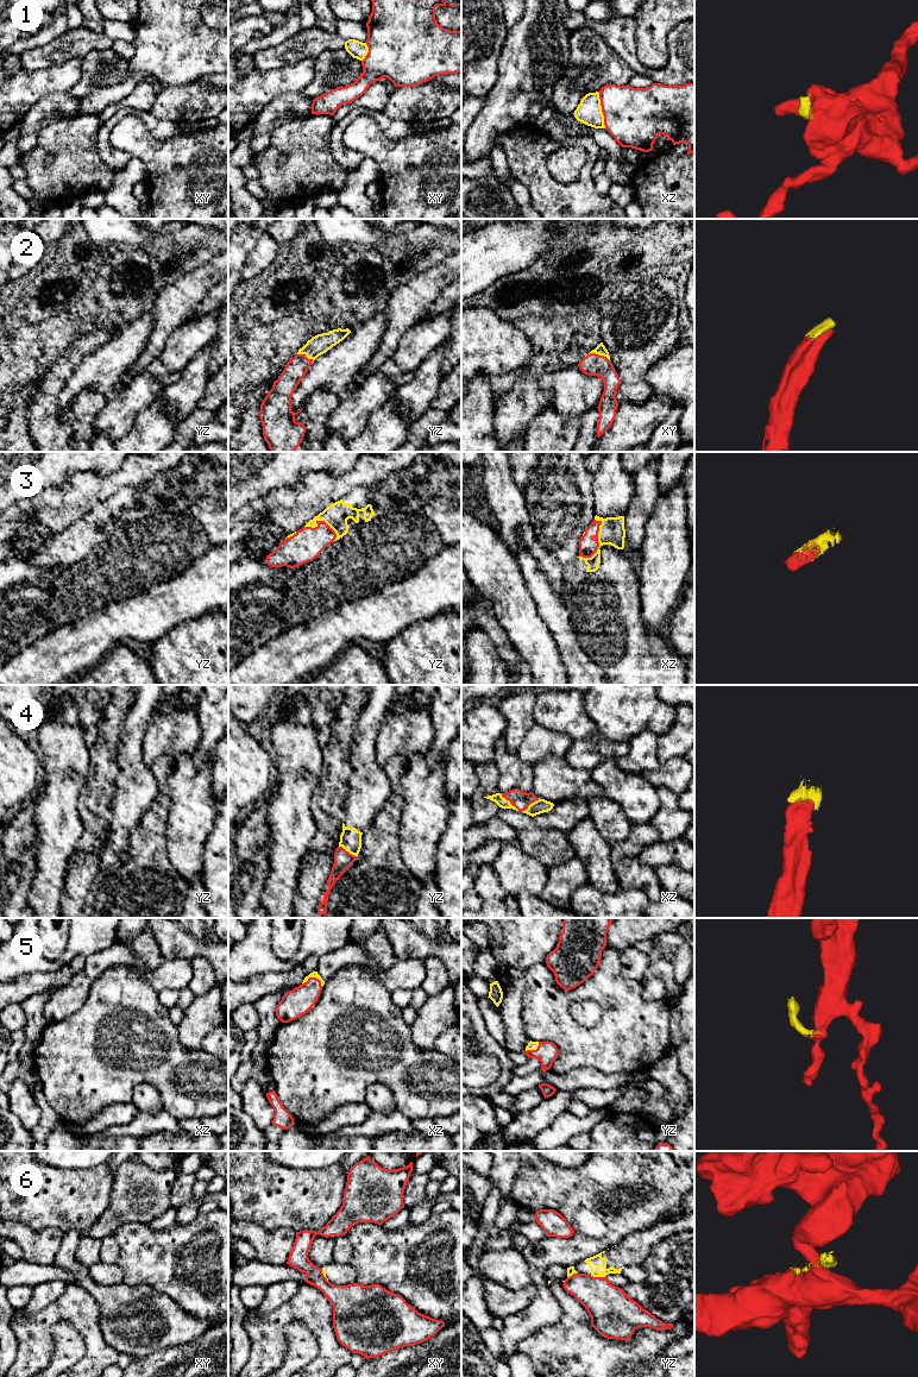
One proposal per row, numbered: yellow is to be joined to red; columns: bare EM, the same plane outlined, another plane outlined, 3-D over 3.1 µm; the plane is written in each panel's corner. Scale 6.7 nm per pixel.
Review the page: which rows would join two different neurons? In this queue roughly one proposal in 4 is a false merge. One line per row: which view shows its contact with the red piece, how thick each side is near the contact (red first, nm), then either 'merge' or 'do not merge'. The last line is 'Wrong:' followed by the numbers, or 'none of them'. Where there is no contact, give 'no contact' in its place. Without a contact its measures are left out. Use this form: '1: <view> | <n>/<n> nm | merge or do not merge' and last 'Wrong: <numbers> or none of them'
1: xz | 400/170 nm | do not merge
2: xy | 150/70 nm | merge
3: xz | 130/180 nm | merge
4: xz | 120/70 nm | merge
5: xz | 190/50 nm | merge
6: yz | 300/90 nm | do not merge
Wrong: 1, 6

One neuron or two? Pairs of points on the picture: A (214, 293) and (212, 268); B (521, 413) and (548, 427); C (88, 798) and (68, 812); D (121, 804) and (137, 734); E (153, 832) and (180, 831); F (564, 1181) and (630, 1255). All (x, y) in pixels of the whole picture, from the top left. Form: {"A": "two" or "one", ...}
{"A": "two", "B": "two", "C": "two", "D": "one", "E": "two", "F": "two"}

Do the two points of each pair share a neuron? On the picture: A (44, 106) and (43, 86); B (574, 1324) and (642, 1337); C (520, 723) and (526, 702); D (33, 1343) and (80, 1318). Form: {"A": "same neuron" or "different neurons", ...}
{"A": "different neurons", "B": "same neuron", "C": "same neuron", "D": "same neuron"}

